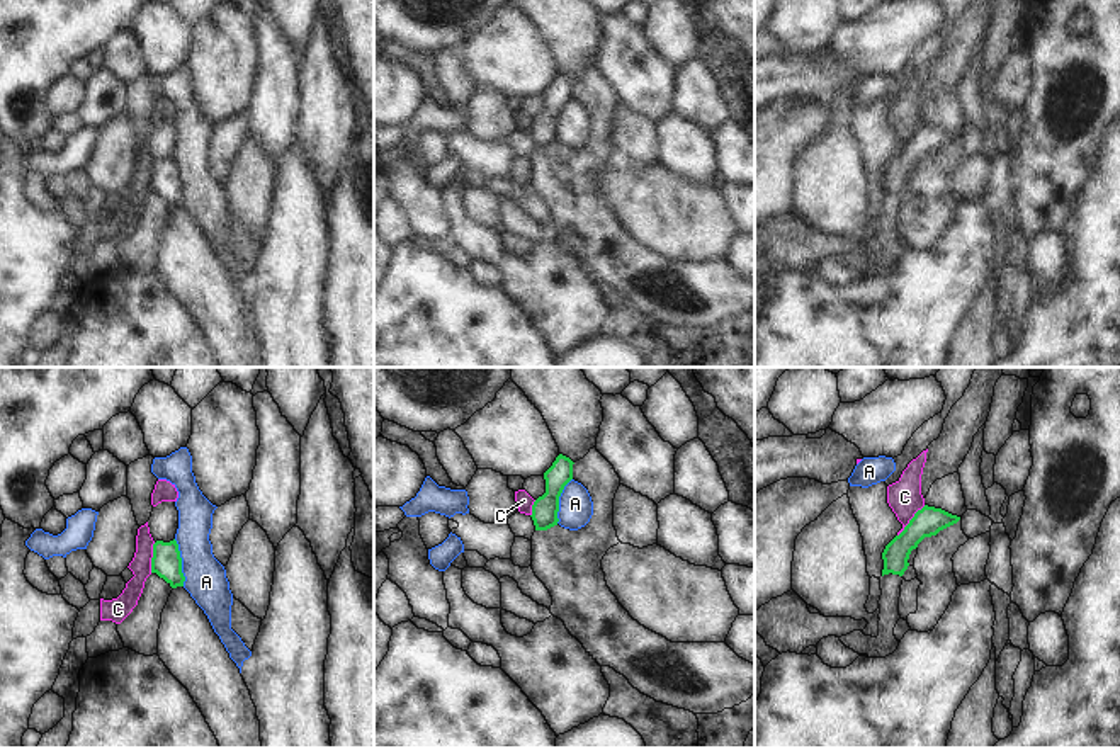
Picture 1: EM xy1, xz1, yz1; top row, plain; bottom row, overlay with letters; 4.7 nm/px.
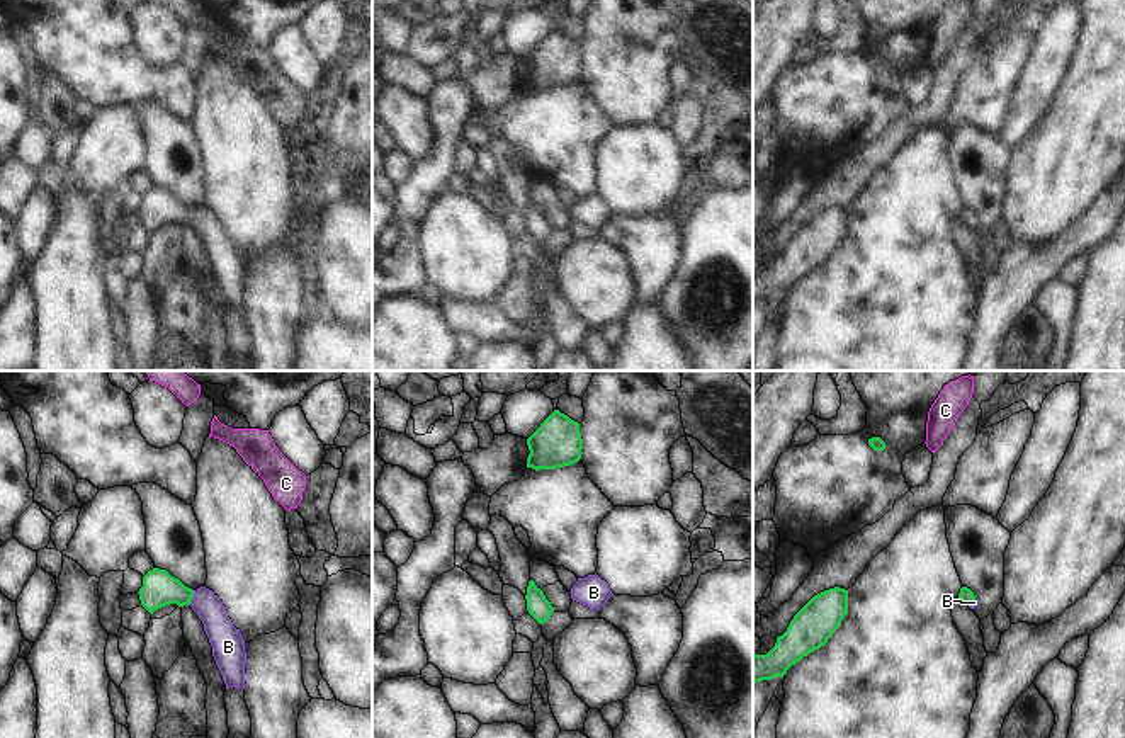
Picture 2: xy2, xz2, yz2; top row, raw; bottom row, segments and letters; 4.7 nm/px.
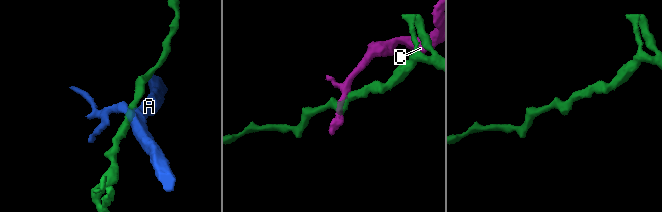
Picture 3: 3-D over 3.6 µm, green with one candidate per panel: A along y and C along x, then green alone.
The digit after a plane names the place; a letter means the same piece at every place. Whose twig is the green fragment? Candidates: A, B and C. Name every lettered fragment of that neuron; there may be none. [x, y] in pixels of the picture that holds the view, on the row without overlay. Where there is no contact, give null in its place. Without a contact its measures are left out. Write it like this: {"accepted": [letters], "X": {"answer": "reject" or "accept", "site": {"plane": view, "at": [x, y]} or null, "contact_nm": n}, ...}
{"accepted": ["B"], "A": {"answer": "reject", "site": {"plane": "xy1", "at": [181, 182]}, "contact_nm": 220}, "B": {"answer": "accept", "site": {"plane": "xy2", "at": [192, 215]}, "contact_nm": 80}, "C": {"answer": "reject", "site": {"plane": "yz1", "at": [910, 140]}, "contact_nm": 200}}

